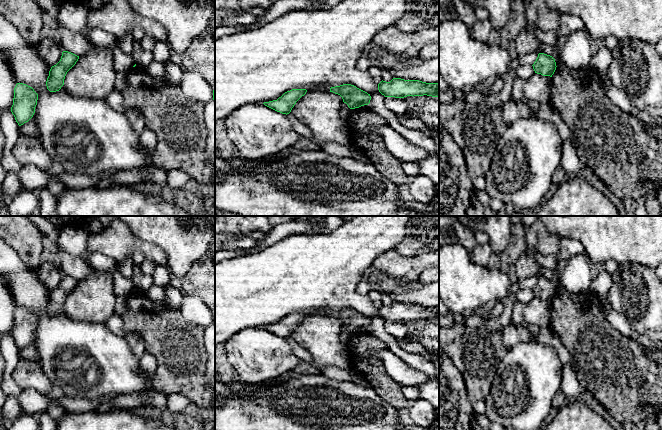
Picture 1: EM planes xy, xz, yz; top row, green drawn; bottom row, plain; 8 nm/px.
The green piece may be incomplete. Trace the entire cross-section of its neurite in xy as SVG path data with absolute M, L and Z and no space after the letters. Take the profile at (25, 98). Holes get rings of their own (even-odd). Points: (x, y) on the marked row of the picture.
M23 83L16 84L11 112L19 126L33 117L37 100L38 94L32 87Z

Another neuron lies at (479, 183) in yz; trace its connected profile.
M483 176L477 177L472 180L474 190L484 190L485 189L485 178Z

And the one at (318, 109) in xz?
M322 85L306 89L307 92L294 105L291 114L312 132L312 142L318 146L325 143L350 144L350 131L346 120L340 117L339 111L343 103L340 95L330 91L329 86Z

